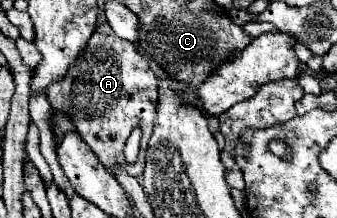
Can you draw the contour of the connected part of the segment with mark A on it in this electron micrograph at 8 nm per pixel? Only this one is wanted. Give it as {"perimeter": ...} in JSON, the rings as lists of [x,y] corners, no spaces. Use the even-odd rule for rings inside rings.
{"perimeter":[[[108,23],[96,27],[86,49],[72,63],[68,75],[52,83],[46,91],[48,101],[54,111],[70,117],[76,127],[76,133],[86,145],[102,159],[102,165],[114,175],[116,165],[128,169],[130,175],[138,177],[144,171],[144,154],[148,148],[150,135],[154,128],[154,109],[158,101],[156,93],[156,75],[148,65],[148,59],[130,43],[120,39]],[[140,125],[142,138],[138,161],[126,165],[124,146],[132,129]]]}

